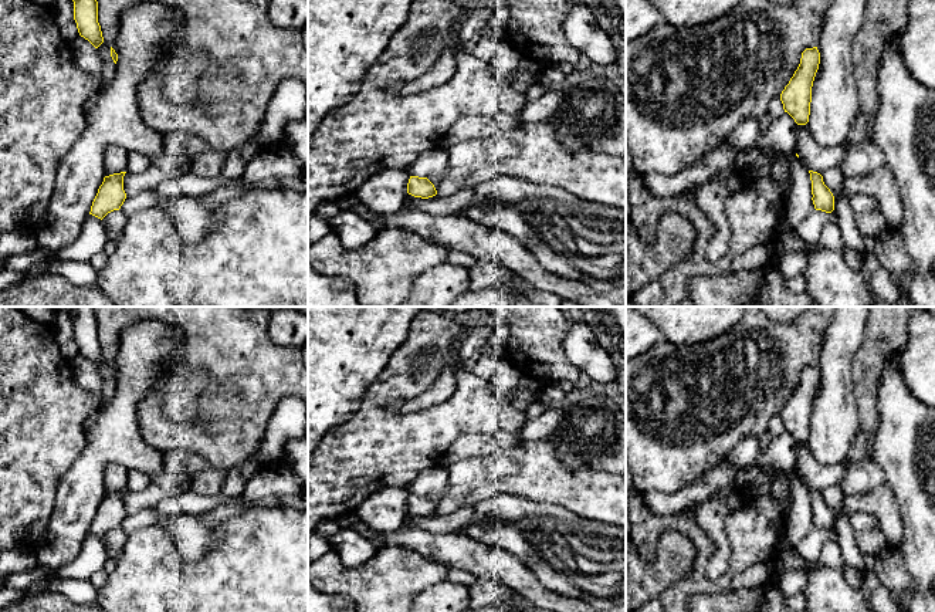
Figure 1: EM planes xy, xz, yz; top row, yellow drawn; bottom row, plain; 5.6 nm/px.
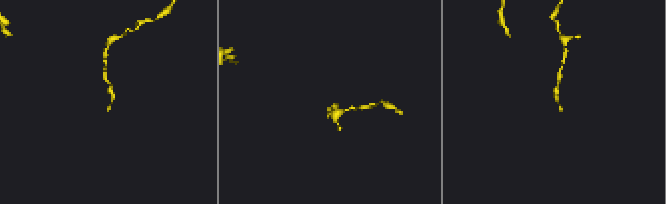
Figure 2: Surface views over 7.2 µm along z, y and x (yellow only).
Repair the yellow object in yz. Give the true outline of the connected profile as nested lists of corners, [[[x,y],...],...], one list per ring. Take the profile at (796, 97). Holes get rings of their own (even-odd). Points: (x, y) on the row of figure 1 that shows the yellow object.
[[[817,47],[806,48],[802,53],[800,64],[780,94],[785,112],[797,125],[806,125],[810,115],[812,87],[819,70],[820,53]]]

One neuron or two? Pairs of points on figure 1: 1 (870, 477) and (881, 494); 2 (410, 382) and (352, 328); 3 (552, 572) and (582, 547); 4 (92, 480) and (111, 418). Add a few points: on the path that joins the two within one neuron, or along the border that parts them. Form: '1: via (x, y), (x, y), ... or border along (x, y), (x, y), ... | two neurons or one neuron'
1: border along (886, 480), (863, 493), (846, 496) | two neurons
2: border along (407, 334), (368, 388) | two neurons
3: via (559, 565), (575, 550) | one neuron
4: via (92, 465), (94, 457), (111, 439), (111, 433) | one neuron

